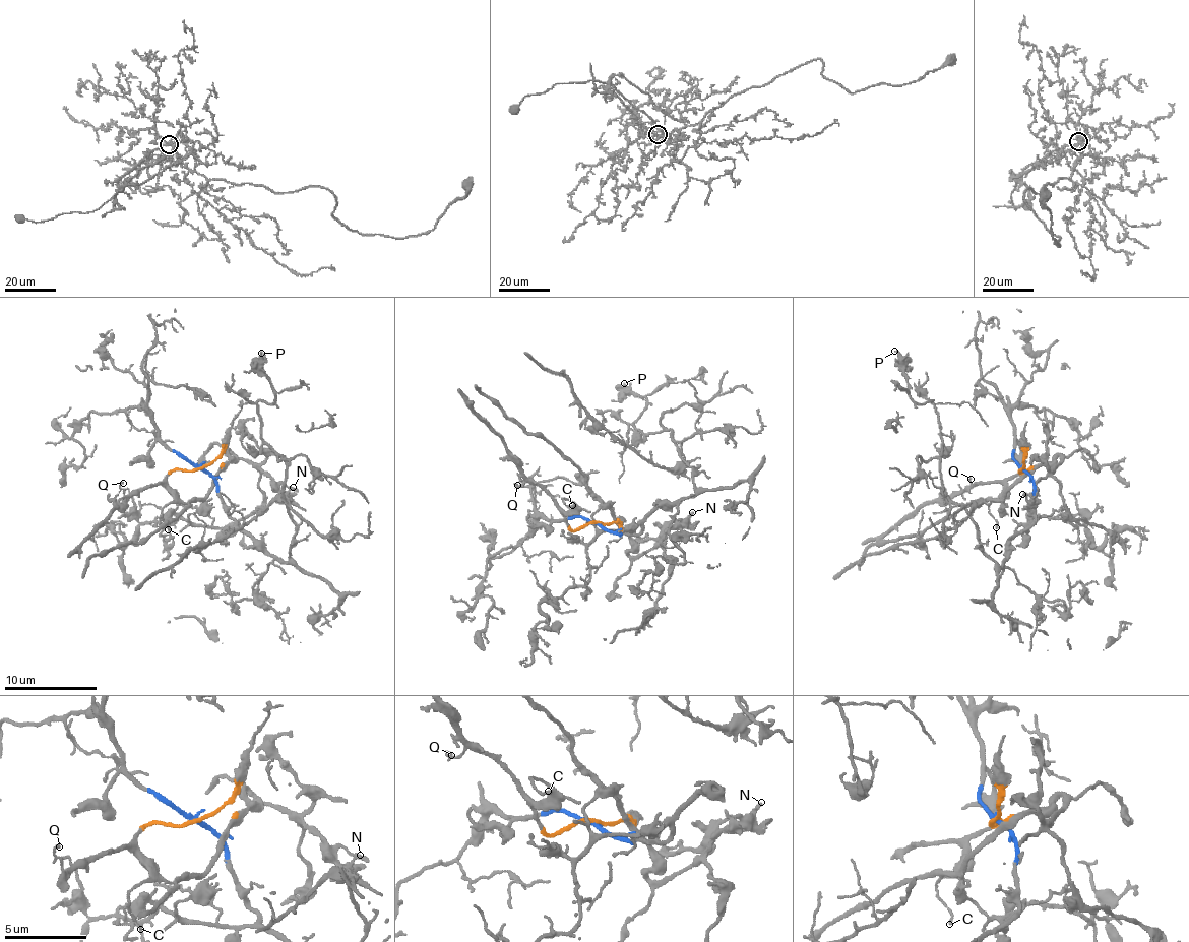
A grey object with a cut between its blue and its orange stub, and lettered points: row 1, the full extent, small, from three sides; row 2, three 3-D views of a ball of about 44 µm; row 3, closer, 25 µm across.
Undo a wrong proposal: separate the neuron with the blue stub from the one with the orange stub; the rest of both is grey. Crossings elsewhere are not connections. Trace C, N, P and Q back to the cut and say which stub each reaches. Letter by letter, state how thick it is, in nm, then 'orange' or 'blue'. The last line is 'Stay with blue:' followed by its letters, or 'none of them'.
C: calibre 140 nm; orange
N: calibre 200 nm; orange
P: calibre 280 nm; blue
Q: calibre 90 nm; orange
Stay with blue: P

